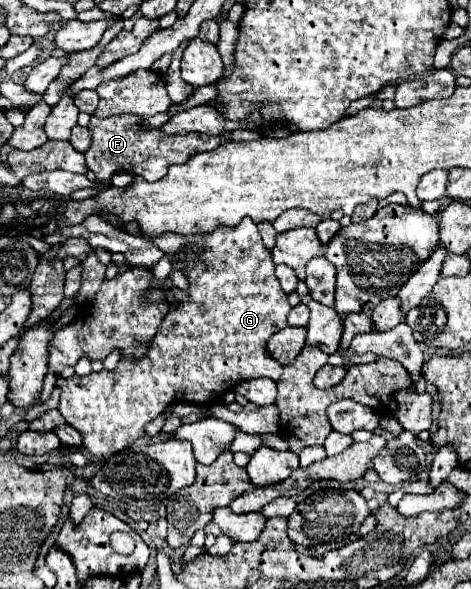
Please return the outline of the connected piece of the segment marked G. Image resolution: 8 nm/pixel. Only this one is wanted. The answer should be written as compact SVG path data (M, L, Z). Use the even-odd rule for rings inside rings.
M246 217L236 227L216 227L212 233L188 235L186 241L188 245L180 249L178 255L182 257L182 273L188 279L188 289L168 289L178 303L168 303L168 313L150 341L148 353L140 359L128 359L124 355L114 371L100 371L84 377L72 375L60 385L62 397L58 411L68 425L80 431L80 449L94 457L110 457L143 438L146 423L154 419L154 413L162 413L170 401L214 405L222 401L226 391L232 391L246 379L272 377L278 381L282 375L282 365L268 353L266 345L274 333L288 325L286 317L292 307L274 275L272 255L264 247L252 219Z

